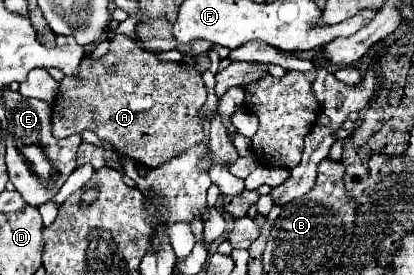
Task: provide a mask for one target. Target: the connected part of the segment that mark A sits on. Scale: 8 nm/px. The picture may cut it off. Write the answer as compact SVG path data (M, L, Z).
M114 35L110 39L110 49L100 59L84 57L78 77L64 77L60 91L52 109L52 135L56 139L70 137L82 131L94 131L104 141L110 141L118 151L126 153L136 163L146 165L148 169L160 167L168 159L174 159L202 143L204 133L198 125L196 113L206 103L206 87L202 75L186 67L184 63L168 63L156 59L154 53L140 49L130 37Z

